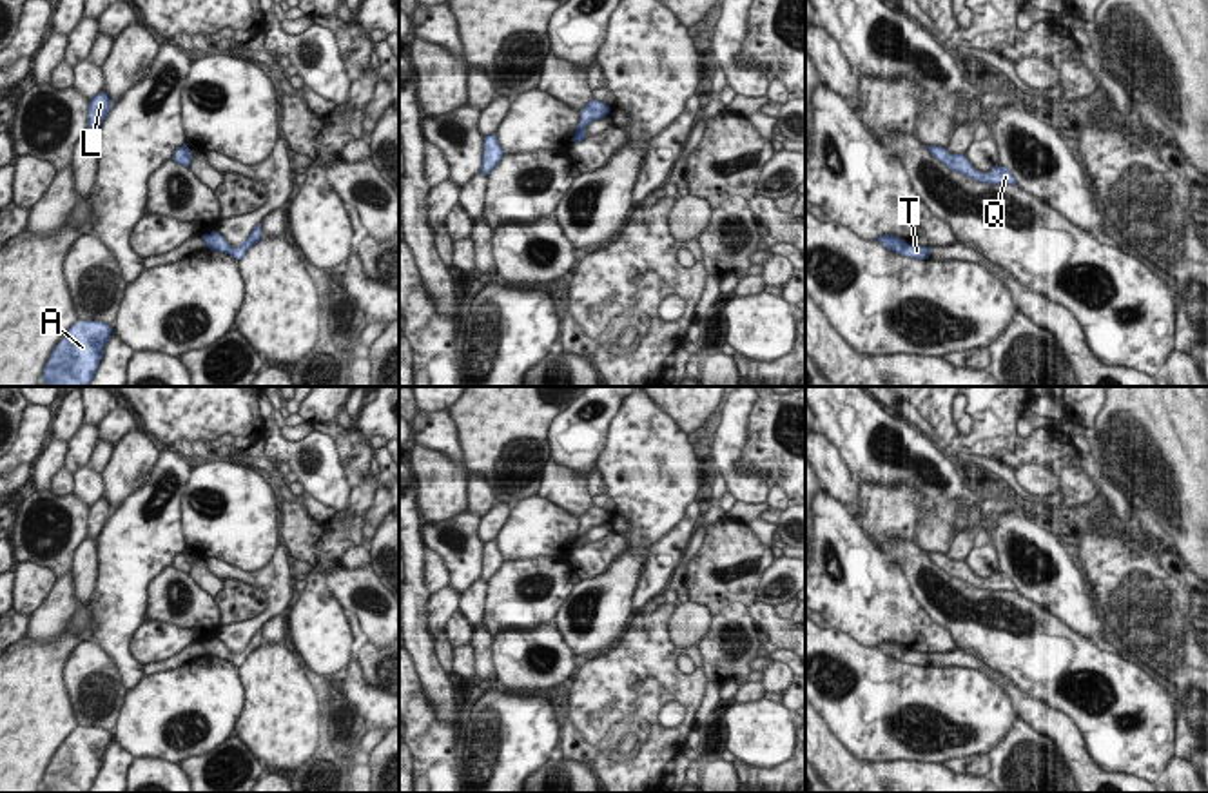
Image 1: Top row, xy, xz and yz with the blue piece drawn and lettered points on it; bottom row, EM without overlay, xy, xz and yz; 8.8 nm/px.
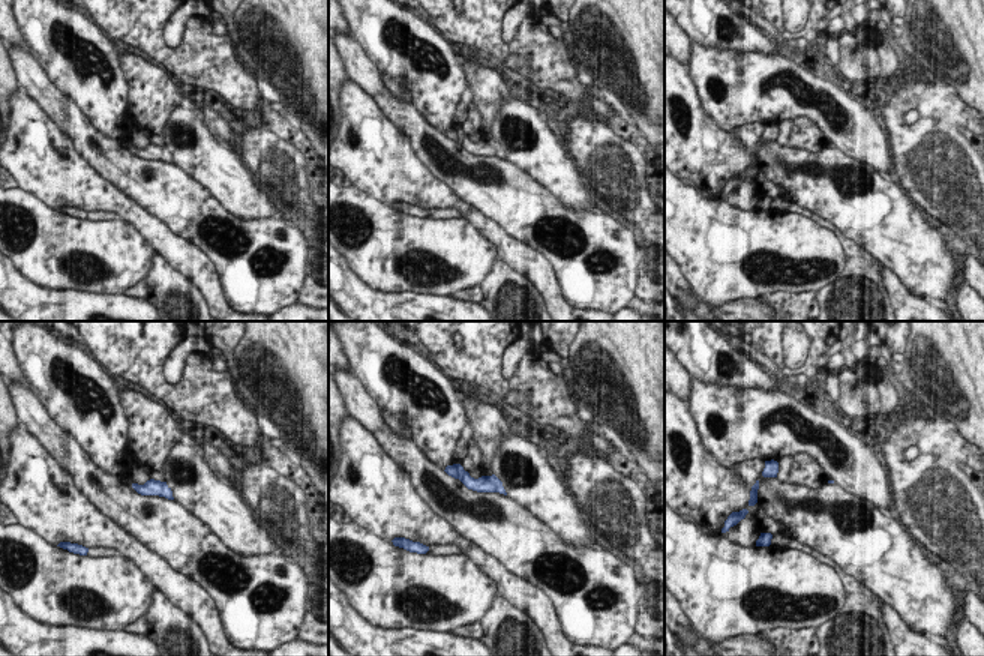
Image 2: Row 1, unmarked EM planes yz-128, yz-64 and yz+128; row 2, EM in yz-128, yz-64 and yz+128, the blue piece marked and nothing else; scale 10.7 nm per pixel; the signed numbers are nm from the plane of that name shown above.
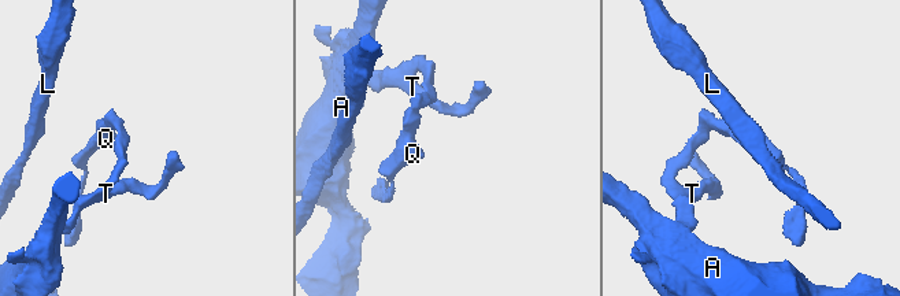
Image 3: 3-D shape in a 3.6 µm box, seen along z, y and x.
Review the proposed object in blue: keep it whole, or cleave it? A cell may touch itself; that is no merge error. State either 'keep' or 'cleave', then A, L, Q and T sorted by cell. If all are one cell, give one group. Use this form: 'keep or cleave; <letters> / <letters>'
keep; A L Q T

